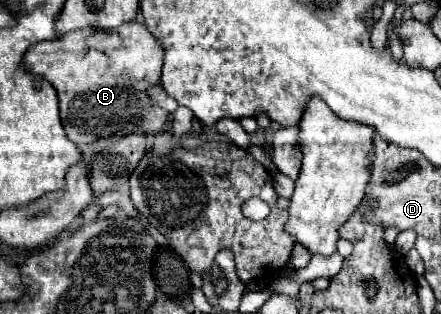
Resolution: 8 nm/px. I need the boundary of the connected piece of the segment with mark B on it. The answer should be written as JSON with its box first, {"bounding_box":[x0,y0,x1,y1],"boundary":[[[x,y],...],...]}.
{"bounding_box":[24,22,168,146],"boundary":[[[126,22],[114,30],[82,28],[66,32],[58,40],[38,42],[28,48],[24,64],[32,74],[46,78],[56,88],[68,140],[86,146],[114,136],[134,120],[138,120],[136,128],[148,130],[148,134],[164,132],[168,112],[148,96],[148,90],[160,84],[162,58],[162,42],[144,24]]]}

